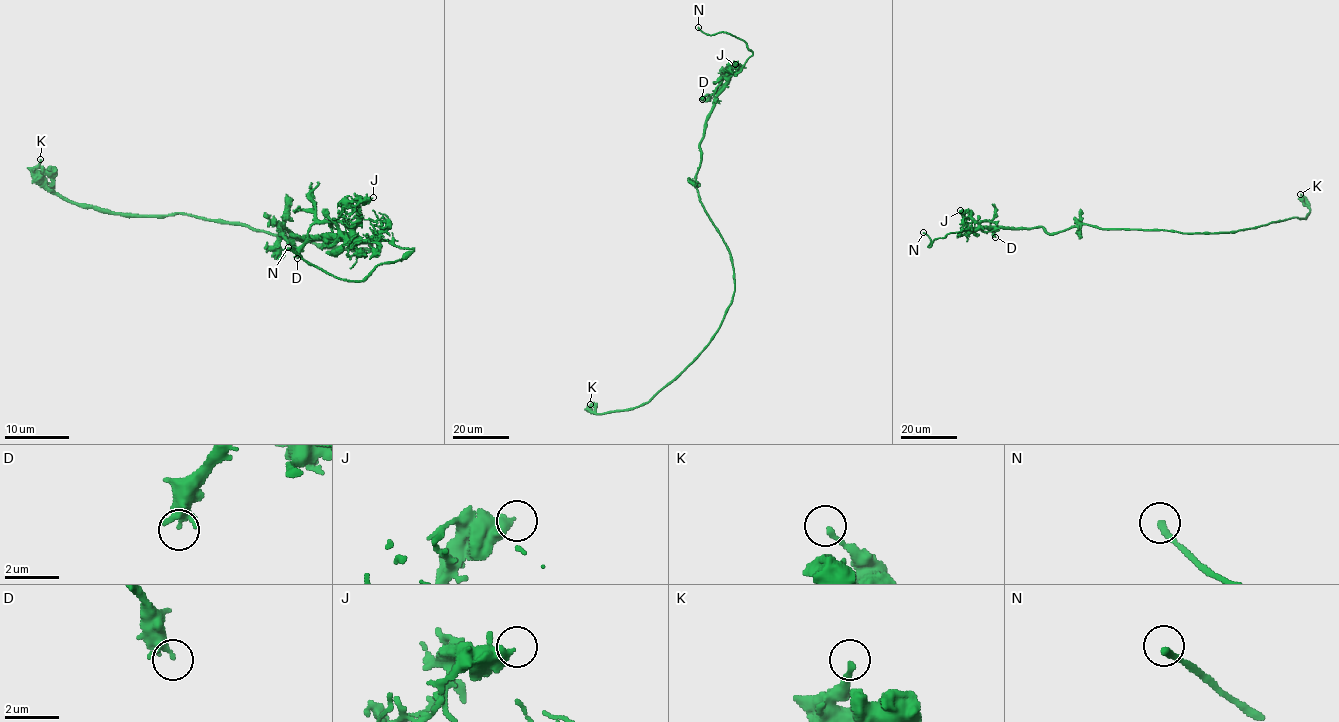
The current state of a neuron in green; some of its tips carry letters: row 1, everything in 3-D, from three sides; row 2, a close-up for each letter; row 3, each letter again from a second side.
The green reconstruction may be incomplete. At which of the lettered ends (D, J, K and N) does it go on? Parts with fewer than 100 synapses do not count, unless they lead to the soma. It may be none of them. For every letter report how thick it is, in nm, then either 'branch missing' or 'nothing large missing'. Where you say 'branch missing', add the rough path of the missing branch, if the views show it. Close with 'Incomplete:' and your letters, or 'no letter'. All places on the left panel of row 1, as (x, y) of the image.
D: calibre 280 nm; nothing large missing
J: calibre 420 nm; nothing large missing
K: calibre 190 nm; nothing large missing
N: calibre 240 nm; branch missing; course (288, 247), (223, 184), (206, 184), (175, 212)
Incomplete: N

